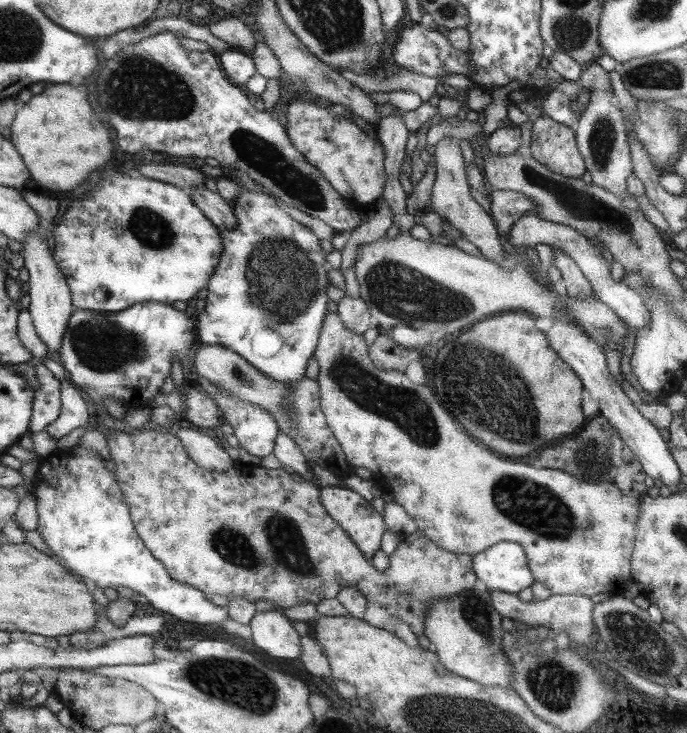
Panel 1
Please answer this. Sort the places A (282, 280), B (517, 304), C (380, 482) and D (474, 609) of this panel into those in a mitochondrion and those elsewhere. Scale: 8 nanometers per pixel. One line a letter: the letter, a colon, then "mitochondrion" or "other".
A: mitochondrion
B: other
C: other
D: mitochondrion

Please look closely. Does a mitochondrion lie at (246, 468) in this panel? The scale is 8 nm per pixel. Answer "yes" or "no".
no

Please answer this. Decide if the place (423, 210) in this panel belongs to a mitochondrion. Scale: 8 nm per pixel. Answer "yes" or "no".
no

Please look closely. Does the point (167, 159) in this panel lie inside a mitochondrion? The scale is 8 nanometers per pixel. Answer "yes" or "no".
no

